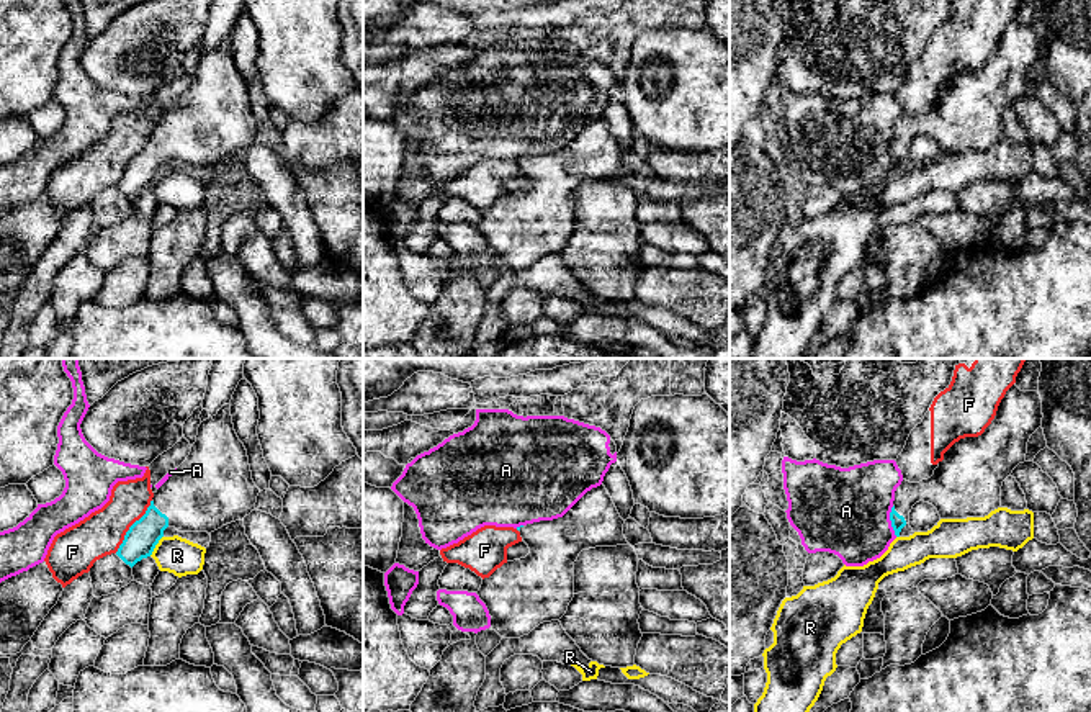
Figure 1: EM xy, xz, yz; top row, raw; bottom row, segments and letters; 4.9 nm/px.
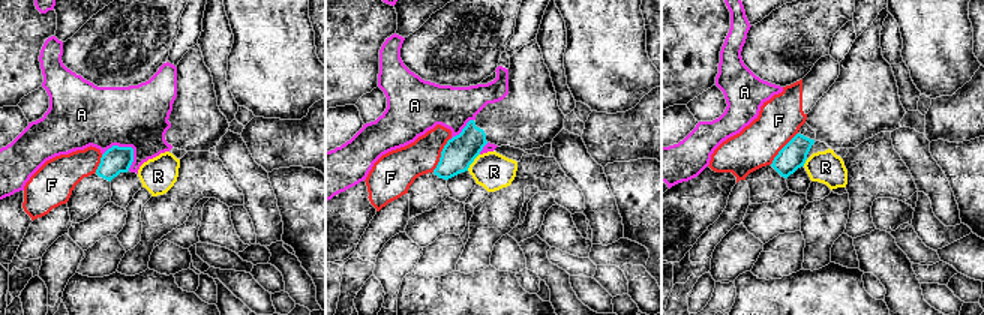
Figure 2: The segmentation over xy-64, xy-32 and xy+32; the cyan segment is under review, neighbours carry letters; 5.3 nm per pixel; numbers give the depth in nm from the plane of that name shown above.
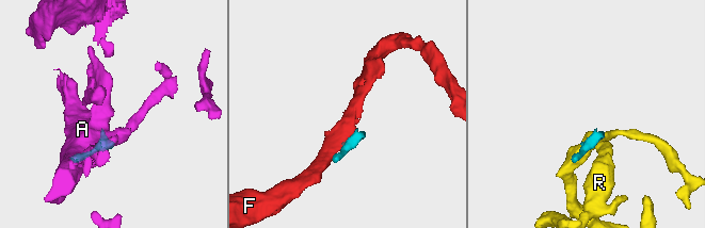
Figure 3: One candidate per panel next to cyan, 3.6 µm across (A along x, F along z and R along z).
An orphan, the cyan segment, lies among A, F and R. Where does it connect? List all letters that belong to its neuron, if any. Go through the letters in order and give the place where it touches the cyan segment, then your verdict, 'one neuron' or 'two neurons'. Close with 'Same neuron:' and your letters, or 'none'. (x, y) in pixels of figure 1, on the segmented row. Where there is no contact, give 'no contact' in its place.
A: yz (890, 519) | two neurons
F: xy (131, 526) | two neurons
R: xy (156, 544) | two neurons
Same neuron: none

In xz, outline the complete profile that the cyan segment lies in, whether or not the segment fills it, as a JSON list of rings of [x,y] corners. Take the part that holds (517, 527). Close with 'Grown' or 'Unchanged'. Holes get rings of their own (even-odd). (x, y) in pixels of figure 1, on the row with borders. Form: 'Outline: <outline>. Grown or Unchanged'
Outline: [[[604,484],[587,491],[563,517],[517,527],[530,553],[483,579],[479,599],[504,638],[559,620],[574,597],[574,561],[582,550],[630,545]]]. Grown

